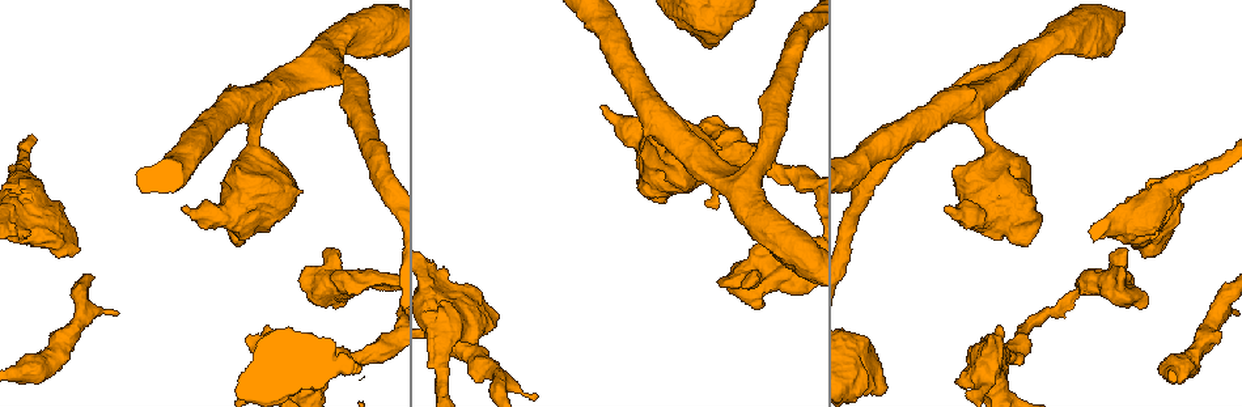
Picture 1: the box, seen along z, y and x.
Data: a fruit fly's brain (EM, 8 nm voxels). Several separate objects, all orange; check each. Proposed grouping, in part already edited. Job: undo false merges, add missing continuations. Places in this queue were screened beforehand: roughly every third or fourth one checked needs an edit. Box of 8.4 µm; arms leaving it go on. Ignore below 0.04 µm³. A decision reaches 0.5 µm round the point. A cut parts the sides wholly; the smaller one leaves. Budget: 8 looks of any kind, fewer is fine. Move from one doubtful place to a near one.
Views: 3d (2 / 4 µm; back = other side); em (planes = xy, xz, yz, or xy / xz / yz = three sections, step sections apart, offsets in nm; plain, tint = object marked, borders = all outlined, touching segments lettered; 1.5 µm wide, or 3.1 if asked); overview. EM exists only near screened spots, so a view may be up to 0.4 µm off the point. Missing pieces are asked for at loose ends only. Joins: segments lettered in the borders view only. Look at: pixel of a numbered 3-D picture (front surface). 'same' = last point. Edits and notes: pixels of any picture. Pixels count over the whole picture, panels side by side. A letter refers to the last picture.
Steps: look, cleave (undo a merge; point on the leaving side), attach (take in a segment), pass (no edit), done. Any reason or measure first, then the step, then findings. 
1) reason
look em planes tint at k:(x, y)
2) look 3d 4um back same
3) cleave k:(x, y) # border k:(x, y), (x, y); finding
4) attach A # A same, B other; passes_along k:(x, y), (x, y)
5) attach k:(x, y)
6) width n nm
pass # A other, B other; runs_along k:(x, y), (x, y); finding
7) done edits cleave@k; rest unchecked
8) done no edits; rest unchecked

an open end
look em planes borders at 1:(599, 106)

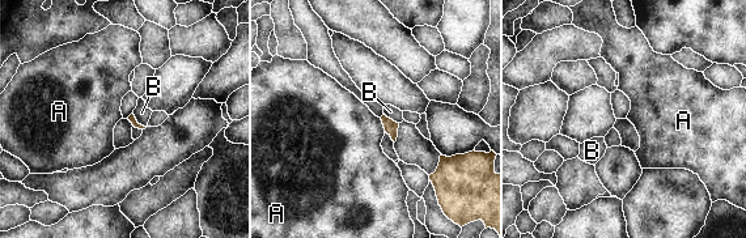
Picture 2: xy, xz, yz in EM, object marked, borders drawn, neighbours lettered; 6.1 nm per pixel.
pass # A other, B other; border 2:(380, 118), (385, 131); none of them fits

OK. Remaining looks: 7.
an open end
look em planes tint at 1:(999, 327)

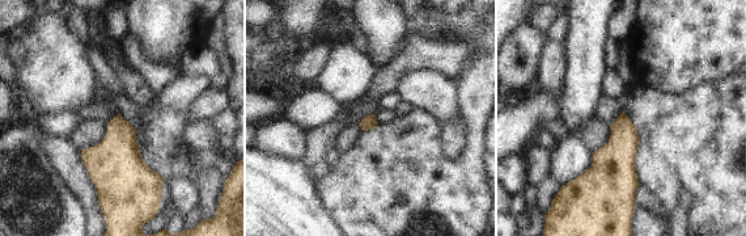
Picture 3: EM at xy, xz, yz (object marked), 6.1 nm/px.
what lies round it
look em planes borders same

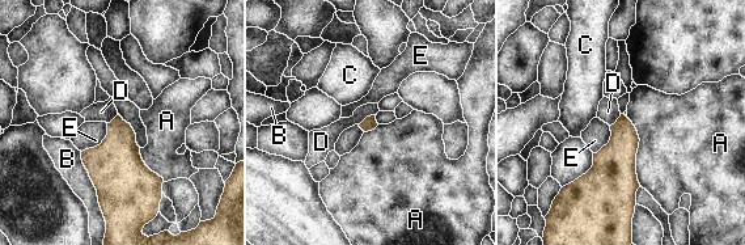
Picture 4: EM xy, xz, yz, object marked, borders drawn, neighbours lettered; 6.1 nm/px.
longest_contact A 440 nm
pass # A other, B other, C other, D other, E other; border 4:(375, 114), (368, 115), (359, 125); no lettered segment goes on from it

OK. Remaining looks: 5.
thick turns thin
look em planes borders at 1:(987, 143)

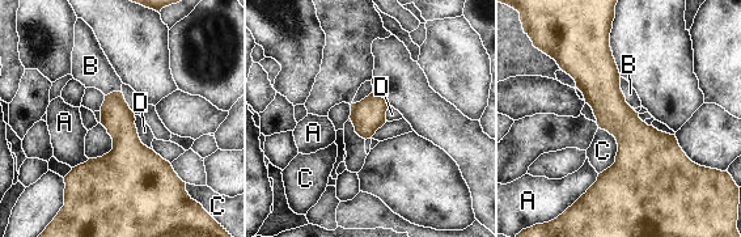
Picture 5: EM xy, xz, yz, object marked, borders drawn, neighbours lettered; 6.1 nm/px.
longest_contact C 300 nm
pass # A other, B other, C other, D other; border 5:(600, 127), (617, 155), (598, 174); continuous, no second cell

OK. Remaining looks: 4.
done no edits; rest unchecked

